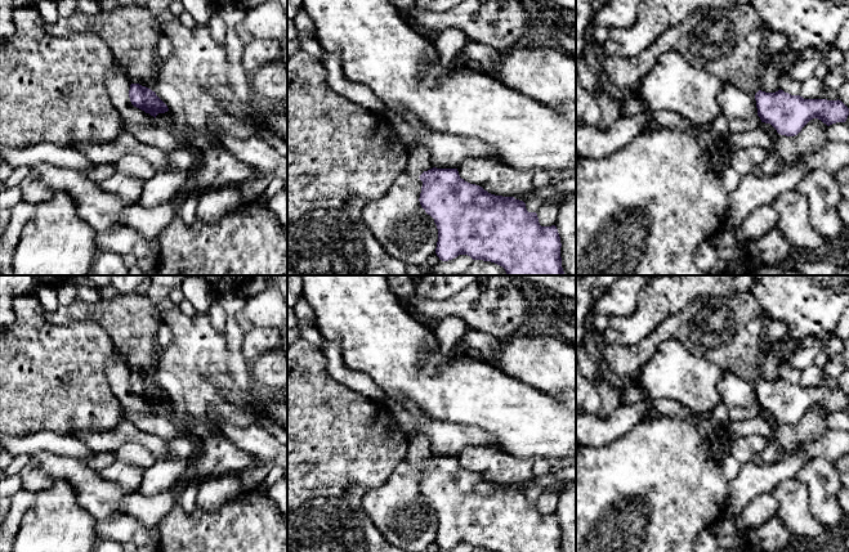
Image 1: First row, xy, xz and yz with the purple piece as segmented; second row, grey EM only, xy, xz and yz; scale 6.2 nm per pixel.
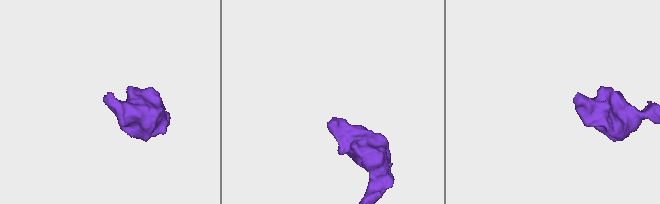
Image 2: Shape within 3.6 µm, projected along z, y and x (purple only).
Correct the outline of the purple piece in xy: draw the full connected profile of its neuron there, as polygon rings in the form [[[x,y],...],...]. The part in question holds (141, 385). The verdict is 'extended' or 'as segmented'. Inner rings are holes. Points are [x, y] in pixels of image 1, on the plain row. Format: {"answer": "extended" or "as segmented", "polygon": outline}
{"answer": "as segmented", "polygon": [[[131,372],[129,386],[134,395],[149,401],[156,407],[158,401],[169,399],[167,394],[151,377],[139,372]]]}

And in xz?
{"answer": "as segmented", "polygon": [[[433,455],[424,459],[419,466],[423,470],[420,493],[434,507],[438,517],[435,542],[439,548],[448,549],[459,543],[468,543],[473,548],[495,552],[562,552],[562,531],[557,515],[541,515],[537,502],[528,501],[523,489],[491,483],[482,475],[461,467],[457,457]]]}

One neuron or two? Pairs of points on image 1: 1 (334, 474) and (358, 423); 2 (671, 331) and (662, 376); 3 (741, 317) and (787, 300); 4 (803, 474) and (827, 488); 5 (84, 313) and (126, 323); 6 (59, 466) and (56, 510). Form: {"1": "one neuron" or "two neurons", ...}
{"1": "one neuron", "2": "two neurons", "3": "two neurons", "4": "one neuron", "5": "one neuron", "6": "two neurons"}

